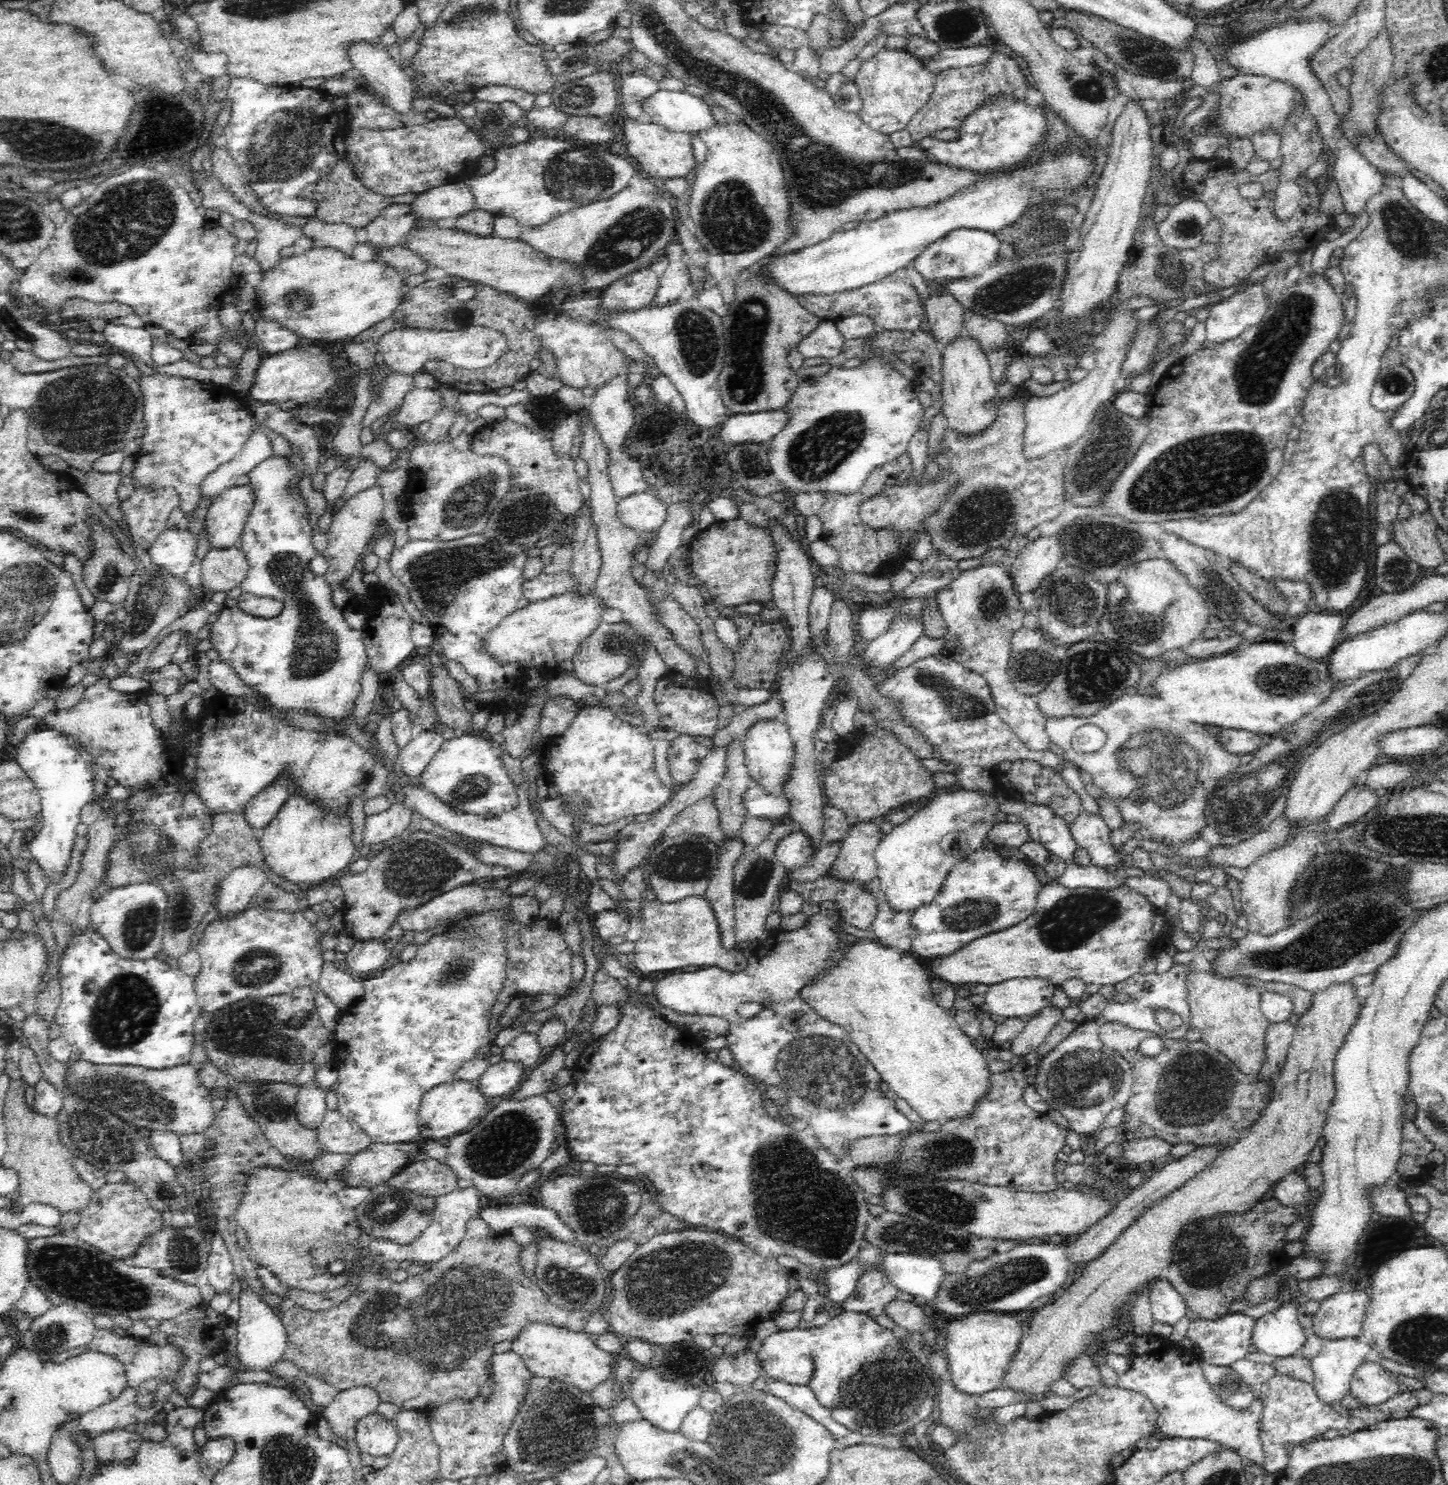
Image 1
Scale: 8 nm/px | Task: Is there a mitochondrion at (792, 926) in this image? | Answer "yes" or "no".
no

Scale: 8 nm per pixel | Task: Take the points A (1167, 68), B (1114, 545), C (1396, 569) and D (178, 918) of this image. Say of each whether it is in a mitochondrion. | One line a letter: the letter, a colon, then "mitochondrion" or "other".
A: other
B: mitochondrion
C: mitochondrion
D: mitochondrion

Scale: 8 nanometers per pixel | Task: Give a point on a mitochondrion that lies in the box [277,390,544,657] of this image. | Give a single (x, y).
(437, 576)

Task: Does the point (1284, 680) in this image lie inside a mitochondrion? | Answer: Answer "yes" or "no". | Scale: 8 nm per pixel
yes

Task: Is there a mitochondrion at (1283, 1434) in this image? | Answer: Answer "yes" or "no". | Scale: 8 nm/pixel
no

